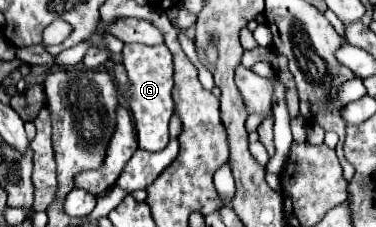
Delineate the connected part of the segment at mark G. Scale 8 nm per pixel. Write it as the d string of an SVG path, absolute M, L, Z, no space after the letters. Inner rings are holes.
M127 43L123 47L123 67L129 79L129 109L135 119L137 141L139 149L145 151L161 151L169 143L169 119L173 115L173 55L167 51L167 45L141 45L141 43Z

